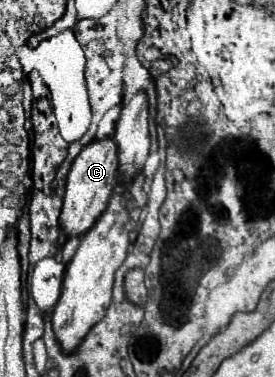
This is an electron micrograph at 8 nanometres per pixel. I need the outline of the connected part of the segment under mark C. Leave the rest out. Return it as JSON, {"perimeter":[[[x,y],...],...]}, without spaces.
{"perimeter":[[[113,138],[91,142],[75,158],[71,172],[67,176],[63,210],[61,210],[61,216],[59,216],[59,228],[67,238],[83,236],[97,222],[97,218],[105,212],[107,202],[109,202],[113,188],[117,184],[117,170],[119,170],[117,146],[115,146]]]}

